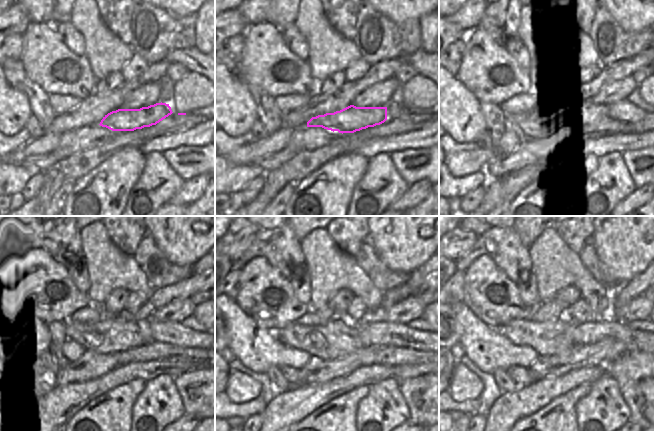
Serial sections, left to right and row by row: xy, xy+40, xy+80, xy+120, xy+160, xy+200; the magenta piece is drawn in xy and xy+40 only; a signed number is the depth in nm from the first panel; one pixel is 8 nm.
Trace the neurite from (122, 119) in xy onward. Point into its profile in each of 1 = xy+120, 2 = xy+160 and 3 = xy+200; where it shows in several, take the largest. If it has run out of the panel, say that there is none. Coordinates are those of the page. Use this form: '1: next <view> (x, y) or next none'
1: next xy+120 (109, 335)
2: next xy+160 (339, 336)
3: next xy+200 (553, 337)

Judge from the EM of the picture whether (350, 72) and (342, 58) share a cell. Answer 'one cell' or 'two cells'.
two cells

